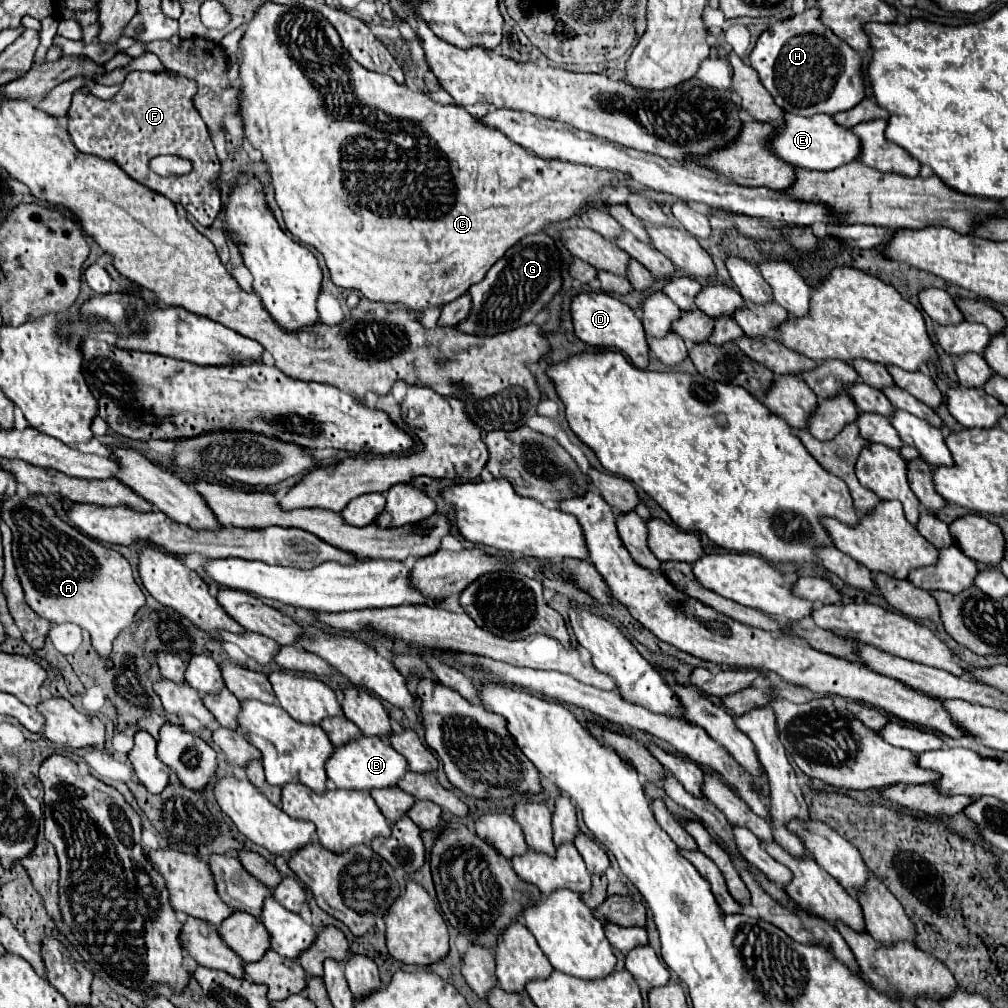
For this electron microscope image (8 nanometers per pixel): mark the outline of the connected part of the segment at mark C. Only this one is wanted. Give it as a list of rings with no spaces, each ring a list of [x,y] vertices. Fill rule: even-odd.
[[[264,3],[254,11],[254,17],[248,21],[246,33],[240,39],[242,57],[238,61],[240,75],[238,75],[238,115],[242,119],[242,129],[246,141],[262,153],[262,163],[268,165],[272,187],[276,191],[276,201],[282,209],[284,223],[290,233],[294,233],[300,241],[310,243],[316,247],[330,269],[332,281],[344,289],[354,289],[368,297],[370,301],[392,303],[406,307],[410,311],[422,313],[430,307],[442,307],[456,297],[464,295],[470,285],[480,283],[486,271],[514,245],[520,237],[528,233],[546,231],[550,225],[570,219],[572,215],[584,211],[592,203],[600,203],[604,189],[616,185],[620,179],[628,179],[618,171],[608,169],[592,169],[588,165],[566,163],[562,159],[540,159],[520,145],[512,143],[500,131],[480,125],[464,107],[460,105],[442,105],[430,99],[430,95],[412,91],[406,85],[398,85],[390,75],[380,75],[360,67],[340,43],[338,33],[334,27],[318,15],[318,11],[308,9],[302,3],[294,5],[276,5]]]

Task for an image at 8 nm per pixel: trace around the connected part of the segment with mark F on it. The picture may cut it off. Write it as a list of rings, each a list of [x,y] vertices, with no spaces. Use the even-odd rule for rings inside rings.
[[[130,71],[120,91],[108,101],[76,91],[68,109],[68,133],[82,153],[114,161],[134,181],[182,205],[198,223],[208,227],[220,211],[220,161],[208,127],[192,103],[194,95],[196,83],[182,75],[172,79],[166,73]],[[156,155],[190,159],[194,169],[180,177],[160,177],[148,167],[148,161]]]

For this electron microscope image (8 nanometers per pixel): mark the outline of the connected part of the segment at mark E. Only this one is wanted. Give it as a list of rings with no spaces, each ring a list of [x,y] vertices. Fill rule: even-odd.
[[[784,113],[784,123],[776,127],[776,131],[766,141],[766,147],[780,157],[782,161],[804,167],[804,169],[818,169],[830,171],[840,165],[854,161],[860,155],[860,141],[850,129],[844,129],[834,123],[830,115],[814,115],[814,117],[800,117],[792,113]]]

